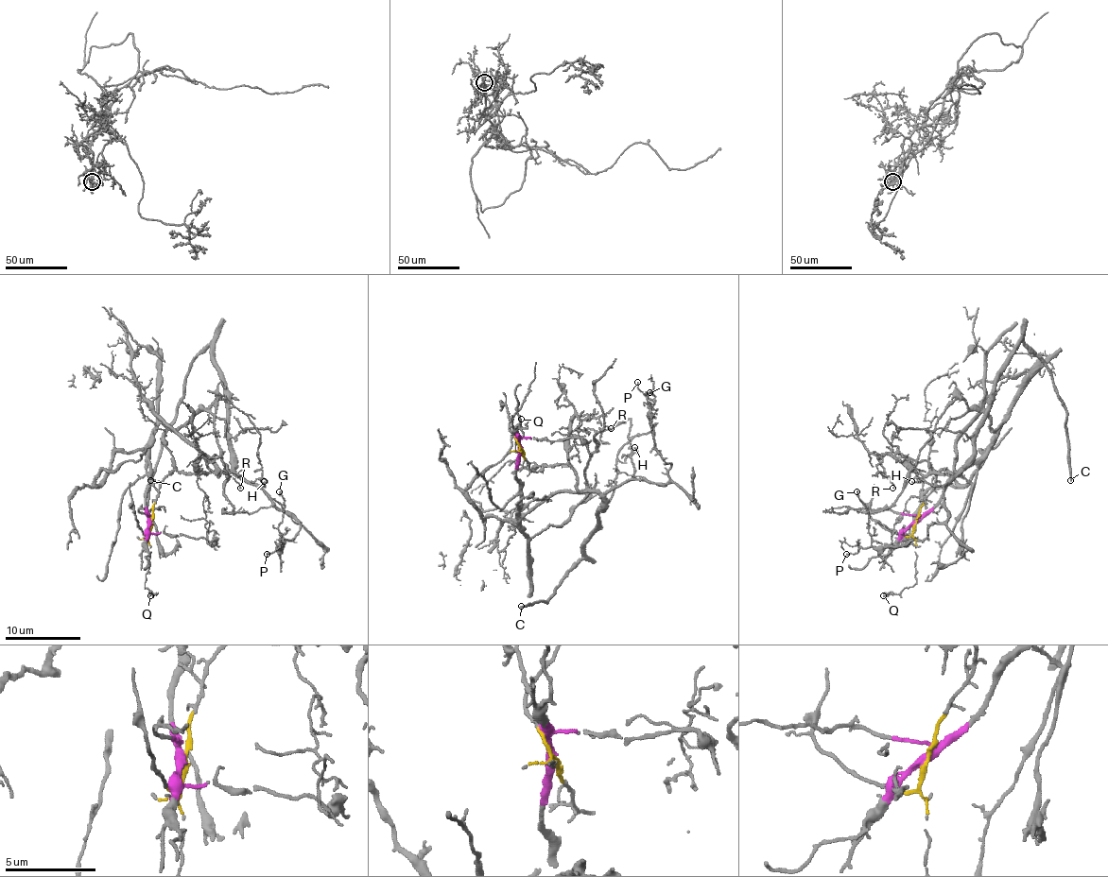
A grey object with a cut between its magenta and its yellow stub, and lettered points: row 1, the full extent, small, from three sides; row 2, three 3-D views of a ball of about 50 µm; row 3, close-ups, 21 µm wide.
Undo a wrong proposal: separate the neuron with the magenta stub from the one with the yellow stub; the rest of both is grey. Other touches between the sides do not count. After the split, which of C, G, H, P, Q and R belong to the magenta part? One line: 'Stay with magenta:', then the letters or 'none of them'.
Stay with magenta: none of them

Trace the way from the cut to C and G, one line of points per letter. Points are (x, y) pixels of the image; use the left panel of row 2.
C: (149, 524), (161, 482), (174, 471), (224, 472), (232, 467), (228, 405), (213, 341), (192, 364), (149, 480)
G: (149, 524), (161, 482), (174, 471), (235, 472), (298, 522), (298, 535), (283, 546), (279, 491)

